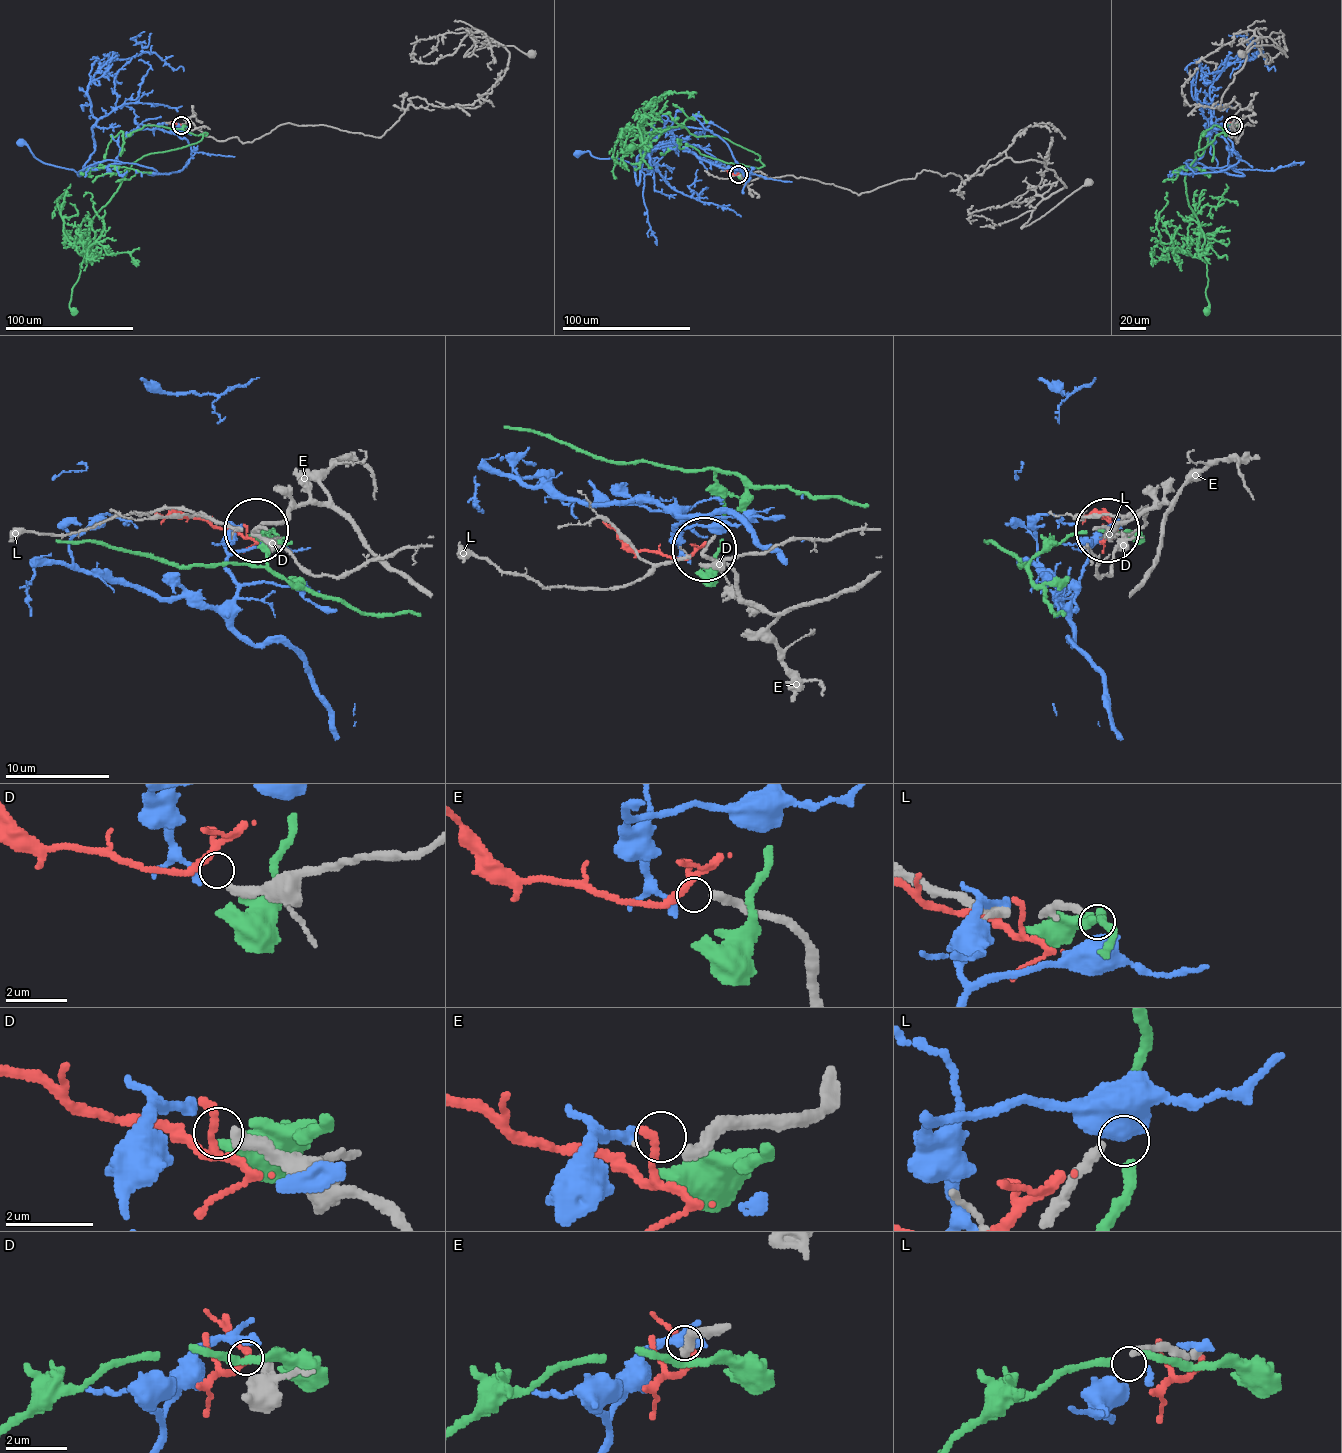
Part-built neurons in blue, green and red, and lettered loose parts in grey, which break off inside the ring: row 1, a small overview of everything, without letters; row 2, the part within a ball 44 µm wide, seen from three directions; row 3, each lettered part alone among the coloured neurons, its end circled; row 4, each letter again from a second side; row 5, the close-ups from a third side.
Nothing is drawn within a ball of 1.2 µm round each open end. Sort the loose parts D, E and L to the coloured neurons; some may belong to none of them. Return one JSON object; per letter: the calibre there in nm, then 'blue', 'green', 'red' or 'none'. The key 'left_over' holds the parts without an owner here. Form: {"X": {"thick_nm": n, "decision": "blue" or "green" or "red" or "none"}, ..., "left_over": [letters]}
{"D": {"thick_nm": 320, "decision": "none"}, "E": {"thick_nm": 280, "decision": "none"}, "L": {"thick_nm": 240, "decision": "none"}, "left_over": ["D", "E", "L"]}

